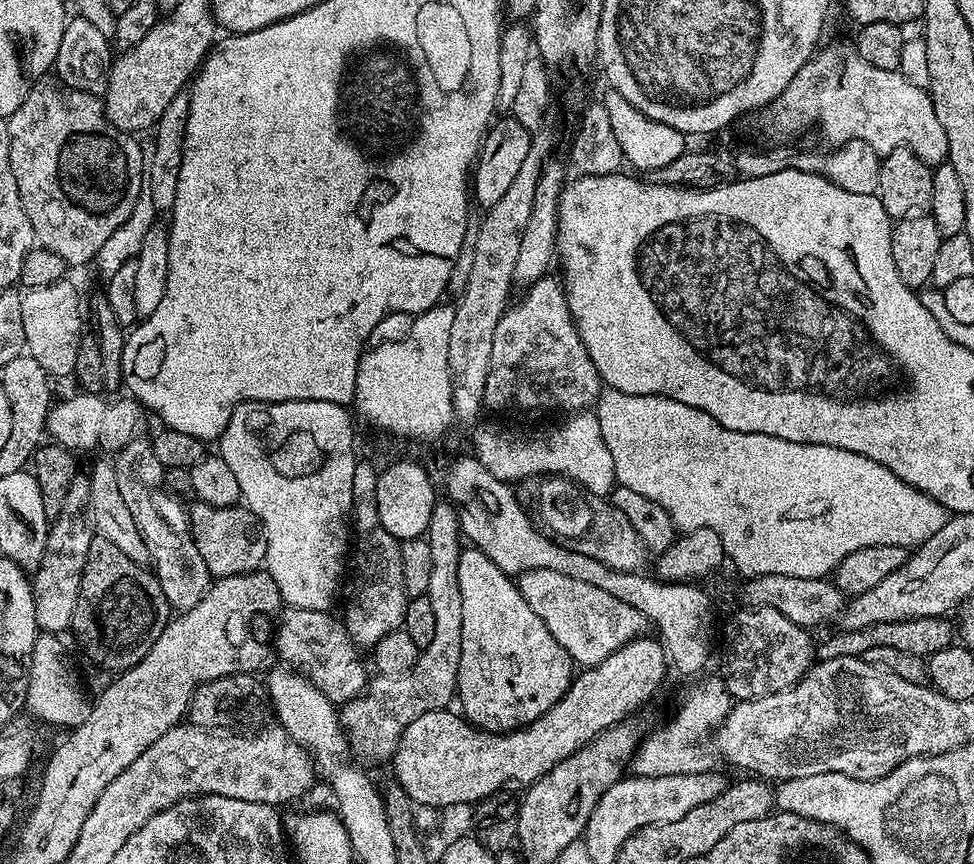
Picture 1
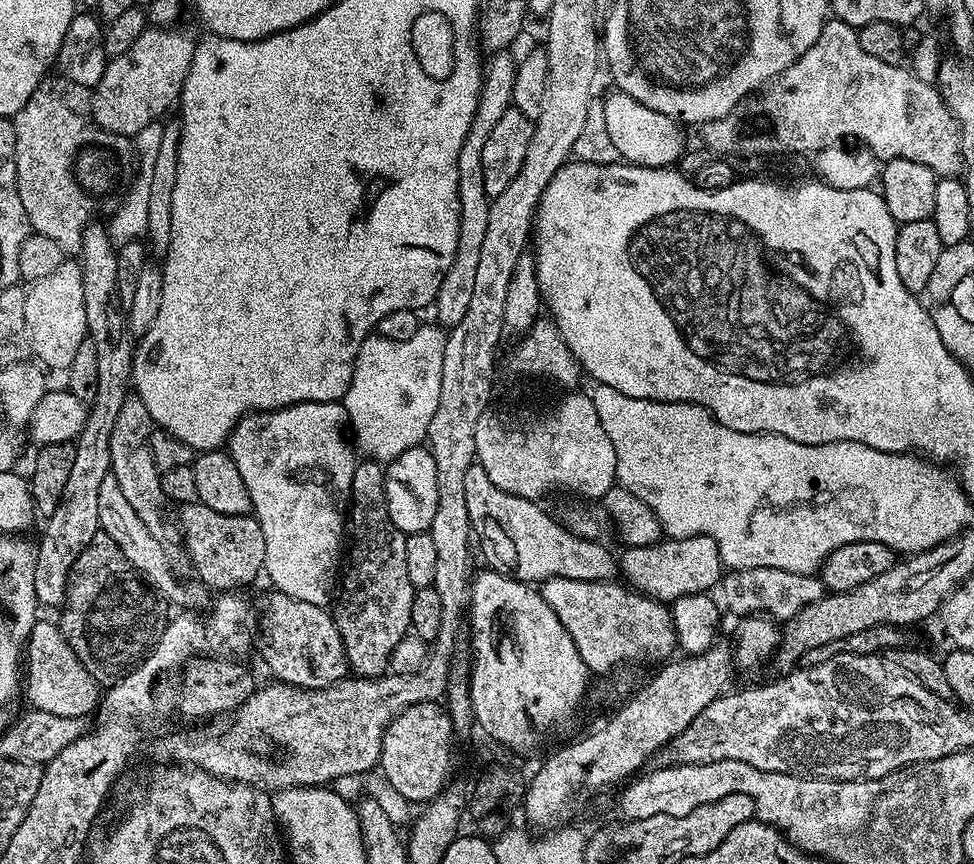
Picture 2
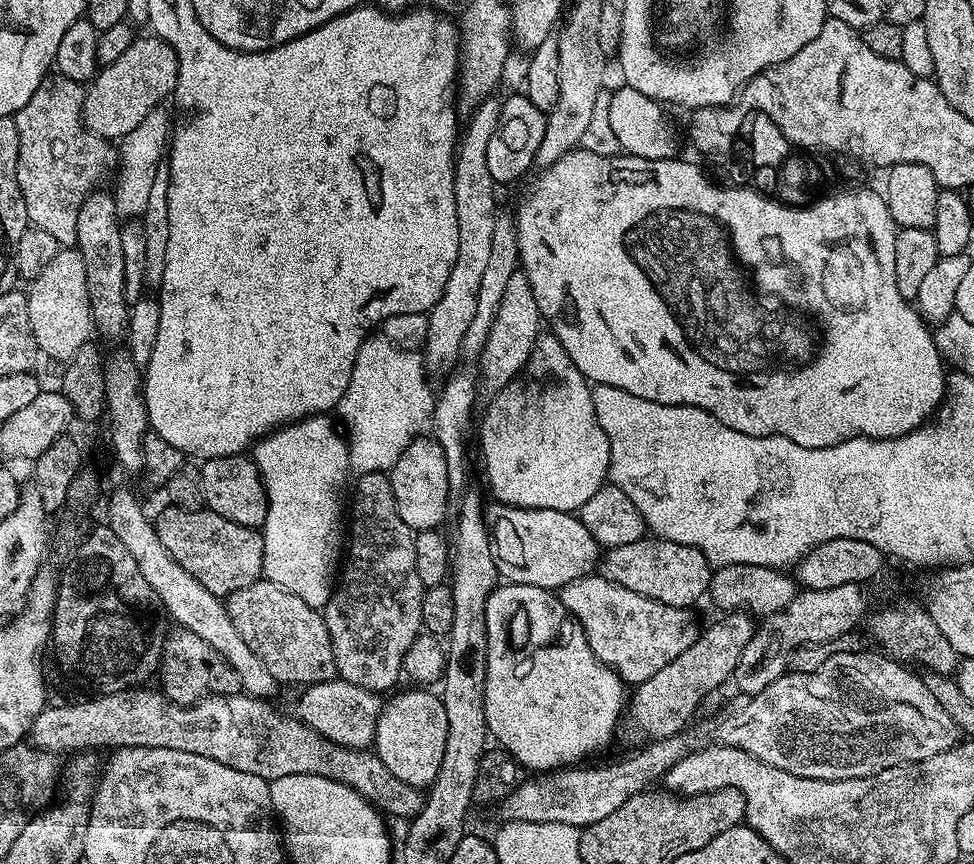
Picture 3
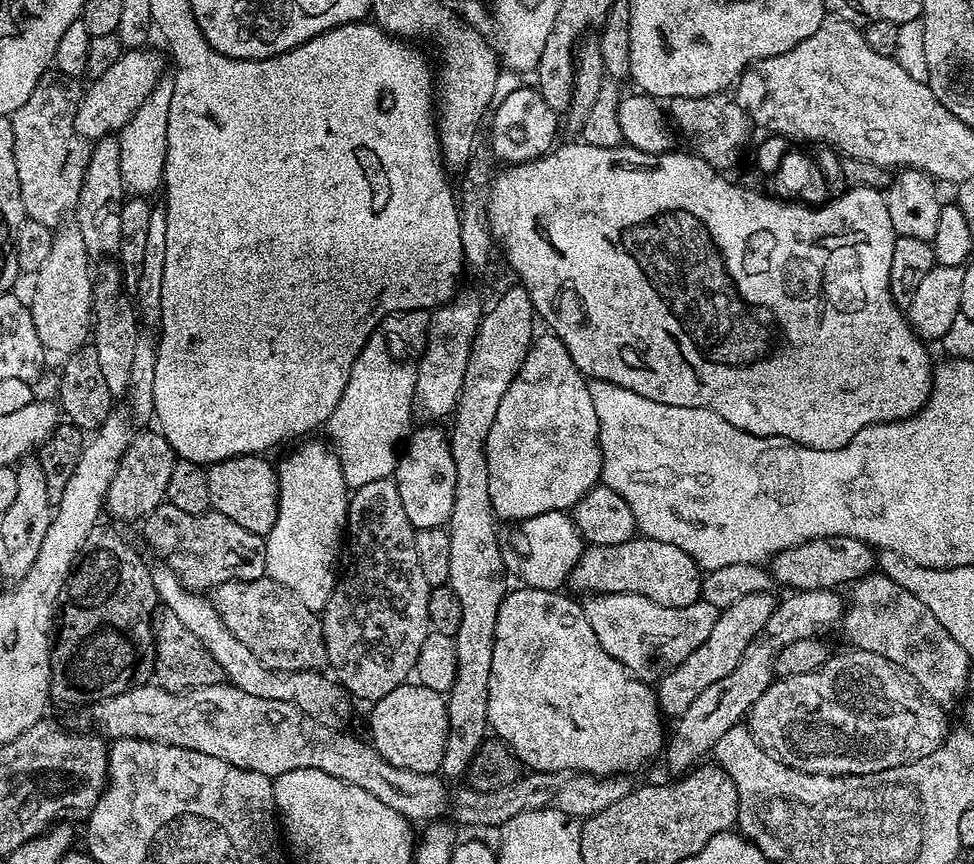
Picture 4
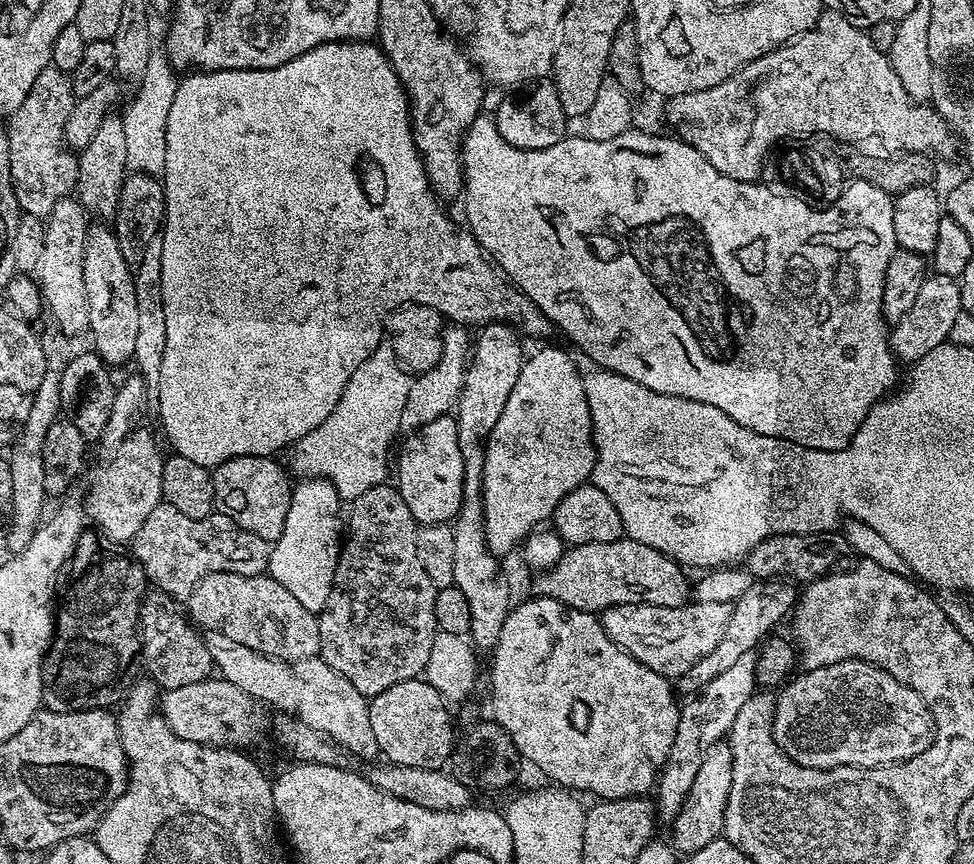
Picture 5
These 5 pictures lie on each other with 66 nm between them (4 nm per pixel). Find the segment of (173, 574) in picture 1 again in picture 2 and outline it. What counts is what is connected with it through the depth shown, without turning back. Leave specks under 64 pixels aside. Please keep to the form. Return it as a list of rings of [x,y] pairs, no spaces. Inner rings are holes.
[[[129,394],[122,402],[122,410],[118,413],[118,422],[114,422],[114,430],[110,434],[110,466],[112,467],[110,474],[118,482],[118,487],[122,490],[122,494],[125,495],[126,502],[130,502],[131,508],[134,509],[134,514],[138,514],[138,518],[142,518],[146,530],[150,530],[150,534],[154,534],[156,541],[164,547],[164,553],[168,555],[168,559],[173,562],[179,562],[179,560],[183,561],[186,556],[184,541],[181,537],[180,529],[175,523],[164,524],[166,497],[160,485],[162,473],[156,467],[156,459],[152,453],[153,431],[154,425],[150,418],[150,410],[146,410],[146,406],[137,396]]]

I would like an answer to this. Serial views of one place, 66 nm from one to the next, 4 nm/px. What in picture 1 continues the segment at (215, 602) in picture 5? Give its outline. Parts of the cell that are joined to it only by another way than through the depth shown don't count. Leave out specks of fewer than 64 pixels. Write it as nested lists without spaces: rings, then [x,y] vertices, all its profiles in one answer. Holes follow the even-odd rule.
[[[285,607],[279,613],[280,625],[276,628],[276,652],[285,665],[304,673],[308,681],[337,706],[352,700],[364,691],[370,672],[364,669],[360,661],[361,651],[350,638],[343,623],[328,612],[302,610]]]

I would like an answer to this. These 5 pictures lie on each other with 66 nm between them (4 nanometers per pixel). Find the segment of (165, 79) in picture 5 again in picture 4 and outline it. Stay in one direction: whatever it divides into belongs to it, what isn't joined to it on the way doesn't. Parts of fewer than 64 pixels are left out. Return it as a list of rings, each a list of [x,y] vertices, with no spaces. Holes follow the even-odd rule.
[[[161,77],[154,90],[147,95],[146,101],[134,112],[126,126],[118,136],[121,171],[124,189],[136,196],[148,196],[163,185],[166,150],[168,139],[166,130],[169,128],[169,112],[173,82],[171,77]]]

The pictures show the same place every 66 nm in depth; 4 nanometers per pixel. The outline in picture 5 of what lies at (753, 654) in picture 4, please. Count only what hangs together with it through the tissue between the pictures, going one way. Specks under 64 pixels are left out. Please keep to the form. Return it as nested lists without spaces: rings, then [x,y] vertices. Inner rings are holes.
[[[747,652],[742,654],[742,658],[738,658],[738,662],[734,662],[734,666],[718,674],[714,682],[707,684],[691,698],[685,699],[688,701],[683,701],[678,730],[674,734],[674,742],[670,742],[670,754],[666,754],[661,767],[664,769],[658,772],[658,791],[654,796],[654,807],[661,821],[672,820],[675,816],[677,819],[683,813],[684,803],[688,801],[688,795],[694,786],[694,778],[698,778],[698,769],[701,768],[710,746],[721,743],[731,733],[734,718],[738,718],[738,710],[746,706],[757,688],[756,656]]]

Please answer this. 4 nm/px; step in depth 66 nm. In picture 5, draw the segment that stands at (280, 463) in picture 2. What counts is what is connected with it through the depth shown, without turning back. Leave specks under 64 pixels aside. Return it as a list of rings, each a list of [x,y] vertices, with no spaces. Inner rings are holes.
[[[304,478],[292,489],[290,511],[286,526],[271,545],[268,554],[267,575],[273,576],[306,610],[319,613],[330,598],[334,574],[340,561],[342,547],[342,501],[338,490],[326,478]]]

